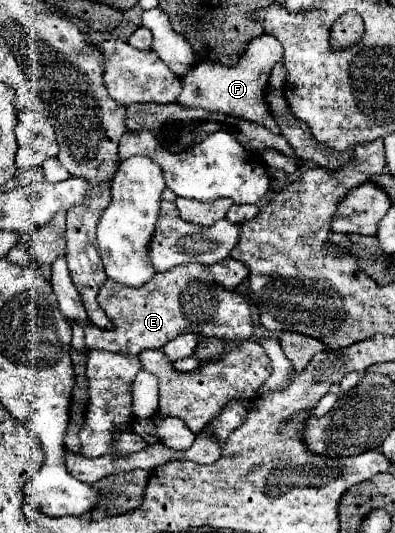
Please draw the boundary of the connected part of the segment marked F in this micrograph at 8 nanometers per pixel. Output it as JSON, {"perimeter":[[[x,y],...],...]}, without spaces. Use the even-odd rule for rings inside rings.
{"perimeter":[[[262,34],[248,44],[244,56],[236,66],[228,68],[216,62],[198,62],[188,74],[180,78],[182,94],[178,96],[176,102],[182,104],[184,108],[202,108],[206,112],[220,112],[262,124],[270,132],[280,132],[276,120],[272,120],[272,114],[268,112],[268,102],[266,102],[270,70],[280,60],[282,60],[282,44],[274,36]]]}

